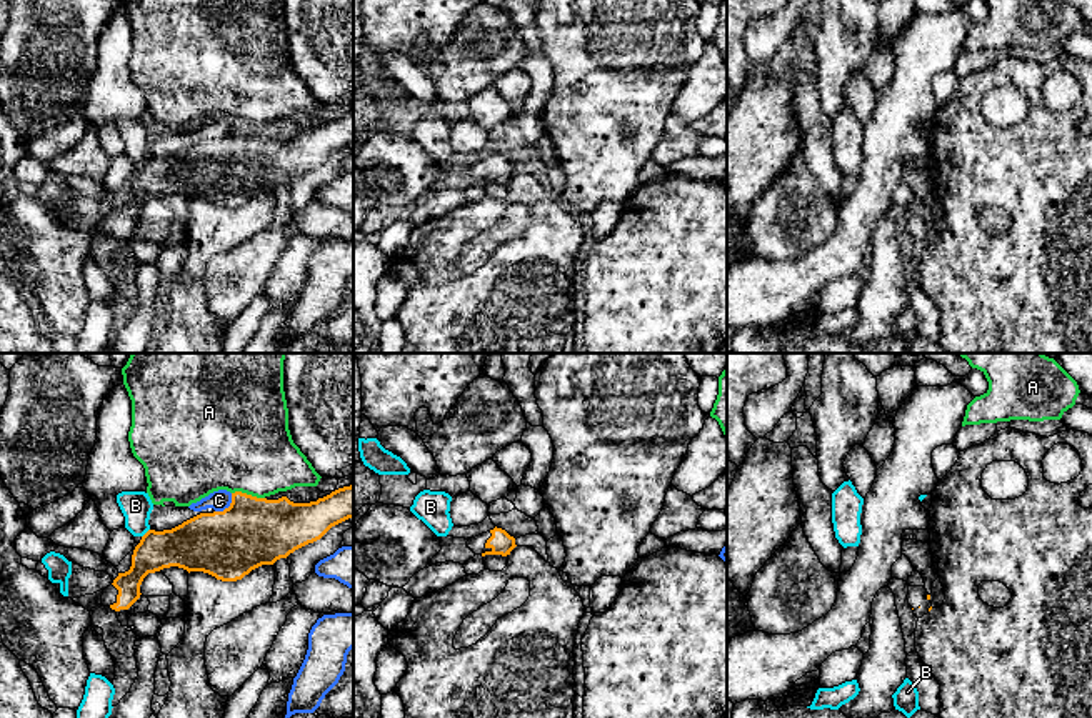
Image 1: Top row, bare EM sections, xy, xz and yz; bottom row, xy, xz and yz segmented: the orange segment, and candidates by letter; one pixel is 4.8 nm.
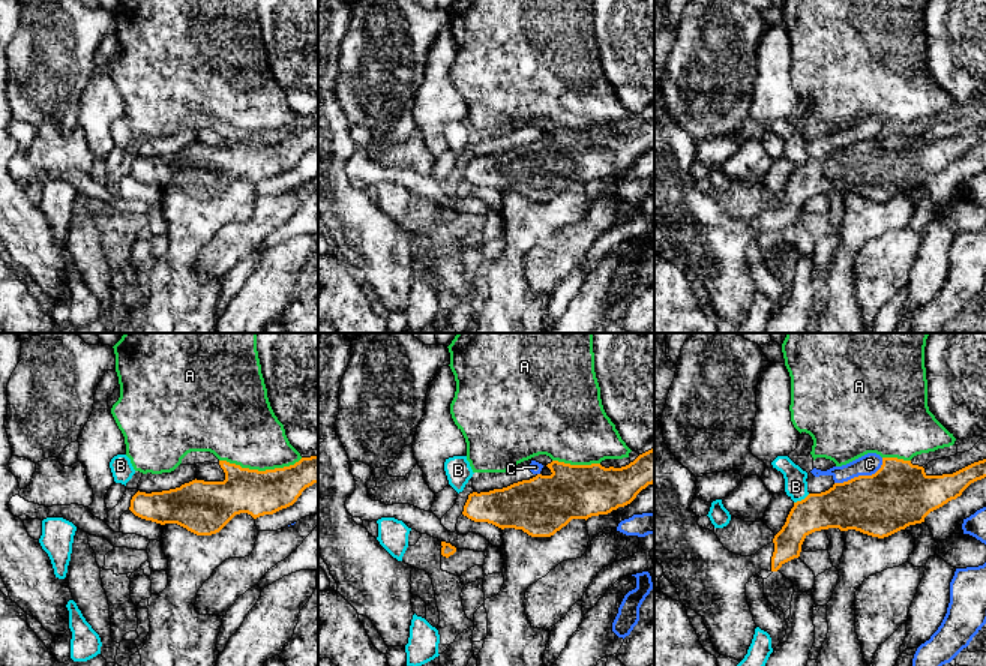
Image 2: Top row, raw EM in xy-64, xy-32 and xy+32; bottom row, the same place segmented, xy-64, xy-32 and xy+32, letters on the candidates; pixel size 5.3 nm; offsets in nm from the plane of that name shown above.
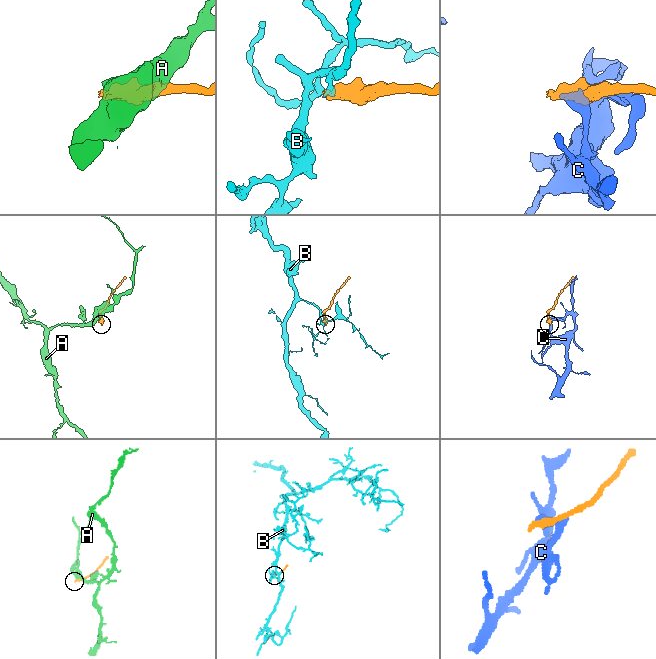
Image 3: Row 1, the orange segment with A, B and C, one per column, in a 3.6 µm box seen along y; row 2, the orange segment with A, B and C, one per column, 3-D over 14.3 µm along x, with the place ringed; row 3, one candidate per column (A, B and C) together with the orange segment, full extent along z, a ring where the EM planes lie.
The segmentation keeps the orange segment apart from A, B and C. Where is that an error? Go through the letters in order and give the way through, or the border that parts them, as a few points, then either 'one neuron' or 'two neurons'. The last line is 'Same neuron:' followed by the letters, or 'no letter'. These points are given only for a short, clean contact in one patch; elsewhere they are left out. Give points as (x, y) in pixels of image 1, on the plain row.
A: two neurons
B: border along xy (149, 155), (142, 164); two neurons
C: border along xy (232, 120), (232, 129), (215, 139); two neurons
Same neuron: no letter

